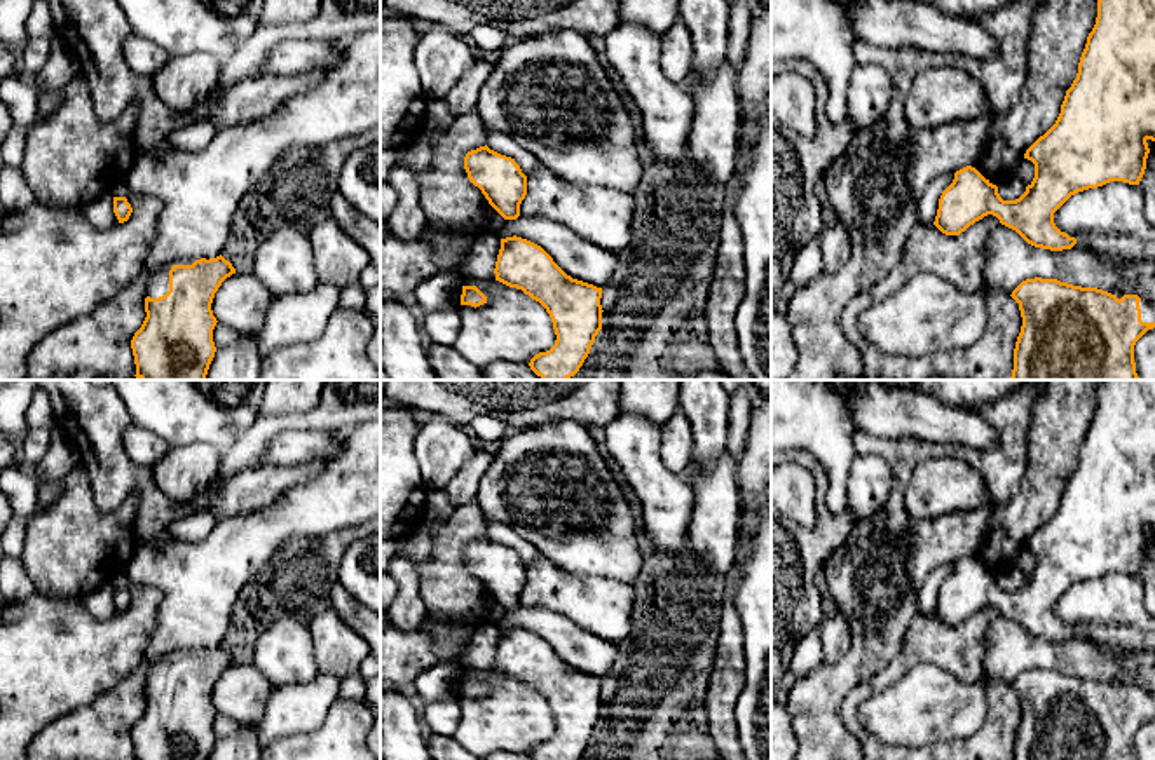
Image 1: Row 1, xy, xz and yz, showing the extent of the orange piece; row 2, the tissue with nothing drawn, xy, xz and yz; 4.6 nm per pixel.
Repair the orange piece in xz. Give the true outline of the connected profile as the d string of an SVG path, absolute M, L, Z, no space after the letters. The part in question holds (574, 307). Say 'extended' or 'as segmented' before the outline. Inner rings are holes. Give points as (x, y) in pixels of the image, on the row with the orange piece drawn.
as segmented; M516 235L501 239L494 274L539 302L551 317L555 345L536 354L530 370L543 380L574 377L602 329L602 288L572 279L541 246Z

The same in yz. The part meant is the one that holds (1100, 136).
as segmented; M1097 0L1096 24L1061 113L1024 153L1035 164L1026 192L1015 200L1003 200L996 185L967 166L942 192L933 225L946 235L960 235L993 214L1035 248L1071 249L1076 239L1056 227L1054 213L1071 195L1110 181L1139 185L1150 153L1148 139L1155 141L1155 0Z

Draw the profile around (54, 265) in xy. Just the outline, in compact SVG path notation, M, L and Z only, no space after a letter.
M124 181L117 183L110 195L126 197L133 207L129 220L110 230L92 227L84 218L82 207L59 211L37 200L26 209L0 216L0 380L26 380L26 357L42 338L115 298L141 274L157 235L162 206L152 195L134 193Z

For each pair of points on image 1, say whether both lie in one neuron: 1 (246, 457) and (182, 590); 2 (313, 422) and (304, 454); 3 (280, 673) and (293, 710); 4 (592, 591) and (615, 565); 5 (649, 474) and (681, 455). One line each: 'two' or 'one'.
1: two
2: two
3: two
4: two
5: two

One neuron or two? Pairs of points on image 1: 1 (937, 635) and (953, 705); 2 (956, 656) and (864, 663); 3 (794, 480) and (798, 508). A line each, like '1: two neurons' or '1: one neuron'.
1: two neurons
2: two neurons
3: one neuron

